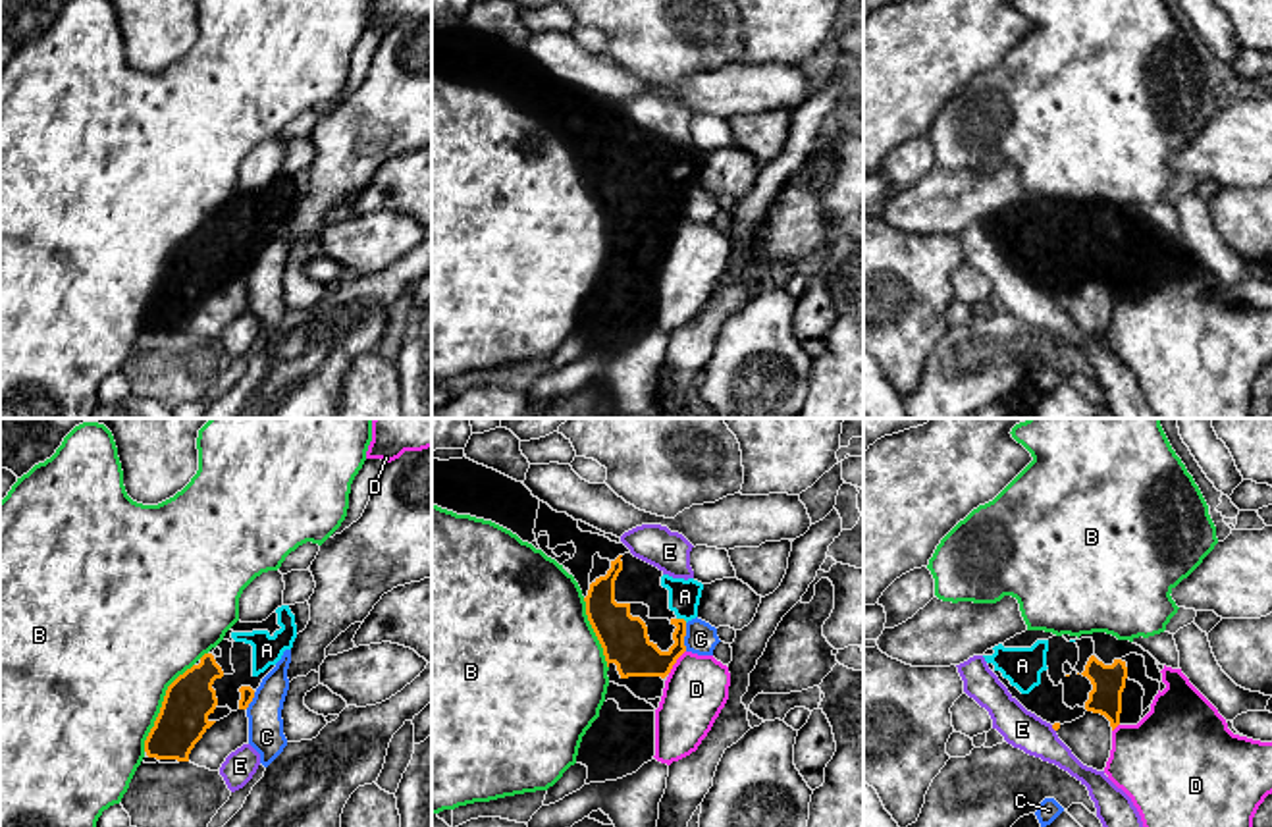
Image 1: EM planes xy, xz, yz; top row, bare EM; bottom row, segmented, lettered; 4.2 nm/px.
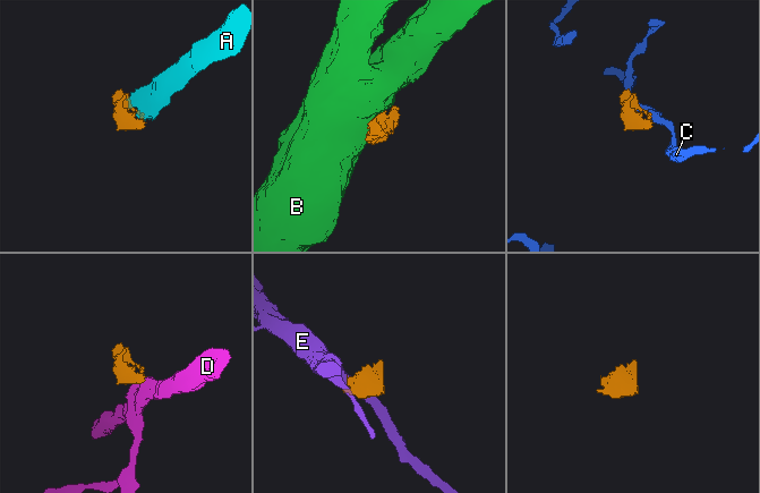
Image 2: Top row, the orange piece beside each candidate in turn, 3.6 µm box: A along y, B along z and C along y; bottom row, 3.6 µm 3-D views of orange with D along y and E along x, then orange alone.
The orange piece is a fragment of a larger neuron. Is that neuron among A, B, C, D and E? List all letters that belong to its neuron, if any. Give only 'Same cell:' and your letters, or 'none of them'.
Same cell: A

